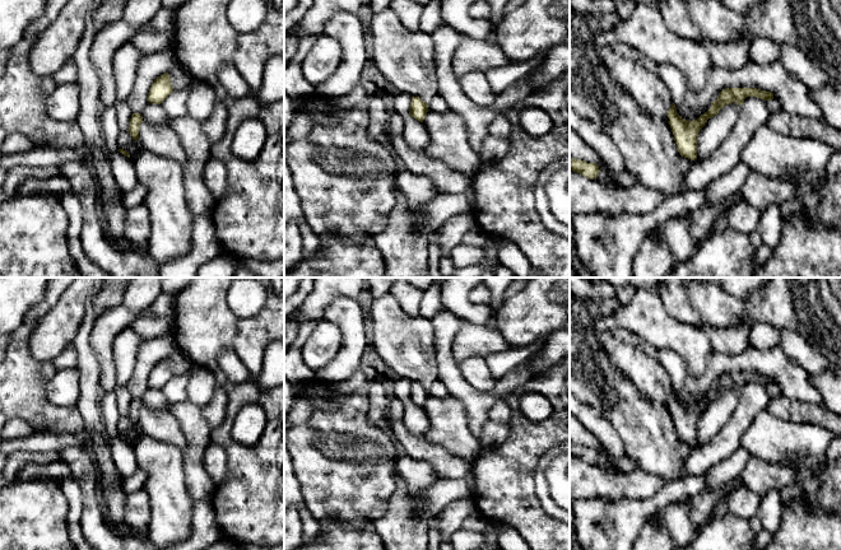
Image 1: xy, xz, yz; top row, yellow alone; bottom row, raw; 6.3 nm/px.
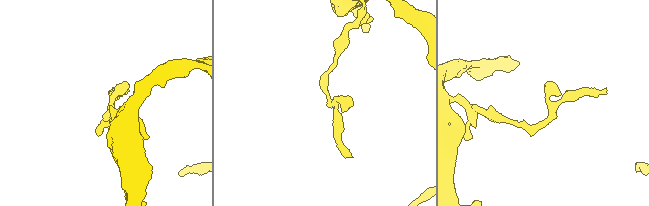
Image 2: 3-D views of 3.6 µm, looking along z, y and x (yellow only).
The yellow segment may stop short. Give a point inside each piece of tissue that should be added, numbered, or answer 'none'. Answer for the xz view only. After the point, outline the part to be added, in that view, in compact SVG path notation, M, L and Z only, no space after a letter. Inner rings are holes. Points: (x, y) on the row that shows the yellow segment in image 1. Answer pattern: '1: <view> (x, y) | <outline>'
none

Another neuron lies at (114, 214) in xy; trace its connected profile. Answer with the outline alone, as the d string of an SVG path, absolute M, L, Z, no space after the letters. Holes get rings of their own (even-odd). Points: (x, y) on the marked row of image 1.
M116 187L116 196L112 202L104 204L102 210L102 218L104 220L107 230L113 236L117 244L126 250L130 248L130 243L125 237L125 224L126 224L126 210L124 208L124 196L119 187Z

